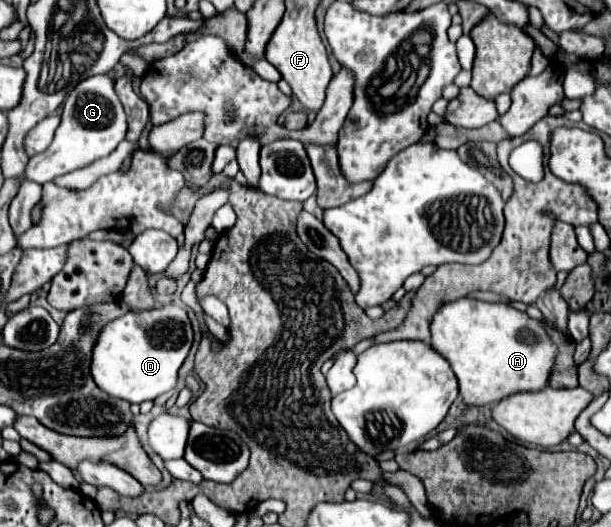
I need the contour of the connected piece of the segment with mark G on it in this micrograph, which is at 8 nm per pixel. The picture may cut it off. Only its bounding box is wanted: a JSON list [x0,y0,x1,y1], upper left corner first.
[26,75,126,185]

